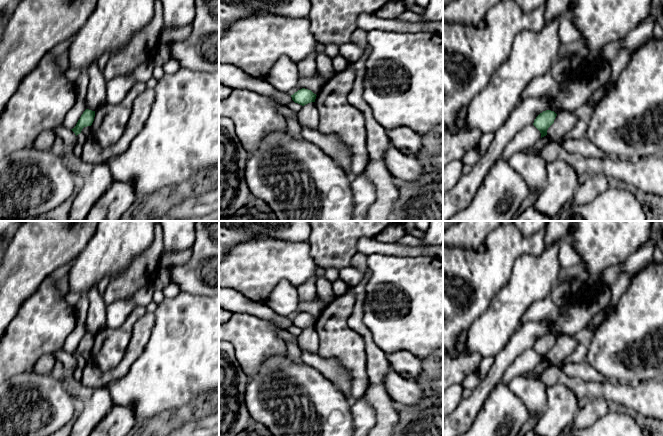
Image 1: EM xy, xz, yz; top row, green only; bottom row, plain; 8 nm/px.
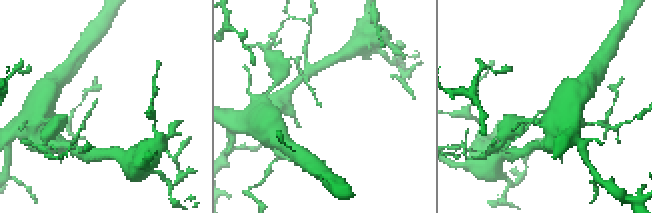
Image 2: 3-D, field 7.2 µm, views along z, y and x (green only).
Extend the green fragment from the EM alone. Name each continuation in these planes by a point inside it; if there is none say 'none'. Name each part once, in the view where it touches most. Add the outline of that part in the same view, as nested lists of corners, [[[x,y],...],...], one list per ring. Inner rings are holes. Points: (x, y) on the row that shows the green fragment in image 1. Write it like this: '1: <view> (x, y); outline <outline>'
none

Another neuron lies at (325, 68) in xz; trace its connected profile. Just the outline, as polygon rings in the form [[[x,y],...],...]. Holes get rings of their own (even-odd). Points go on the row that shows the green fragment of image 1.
[[[317,53],[315,62],[317,65],[317,72],[325,81],[328,81],[336,74],[332,65],[332,59],[325,53]]]

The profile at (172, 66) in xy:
[[[170,59],[162,66],[162,68],[165,74],[173,74],[177,72],[181,66],[178,60]]]

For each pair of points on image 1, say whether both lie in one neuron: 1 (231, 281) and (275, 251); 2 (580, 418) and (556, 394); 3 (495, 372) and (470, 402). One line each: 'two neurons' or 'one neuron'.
1: one neuron
2: two neurons
3: one neuron

